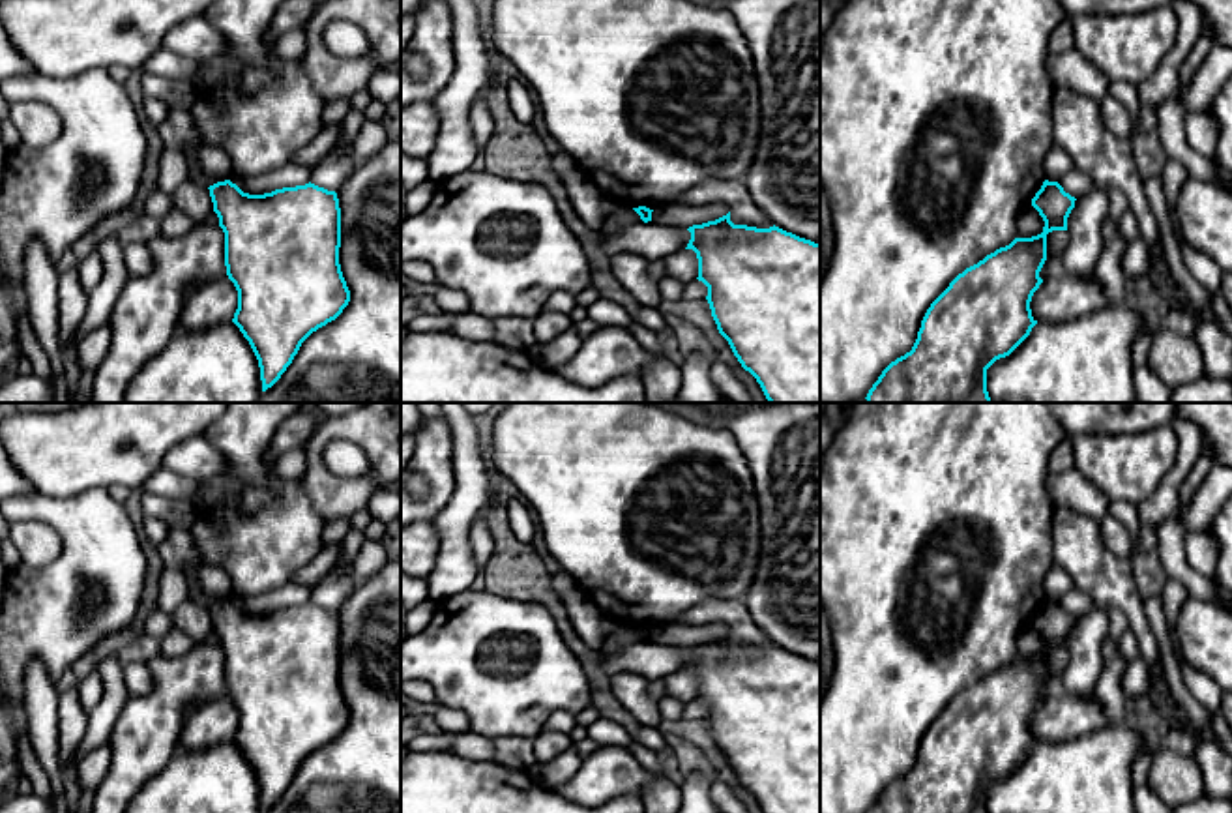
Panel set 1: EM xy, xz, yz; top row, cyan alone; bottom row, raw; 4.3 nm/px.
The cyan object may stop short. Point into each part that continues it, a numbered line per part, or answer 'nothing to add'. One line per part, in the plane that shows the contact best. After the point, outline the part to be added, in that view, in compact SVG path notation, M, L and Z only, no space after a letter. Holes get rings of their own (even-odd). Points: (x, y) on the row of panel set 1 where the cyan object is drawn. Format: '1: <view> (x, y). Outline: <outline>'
nothing to add

